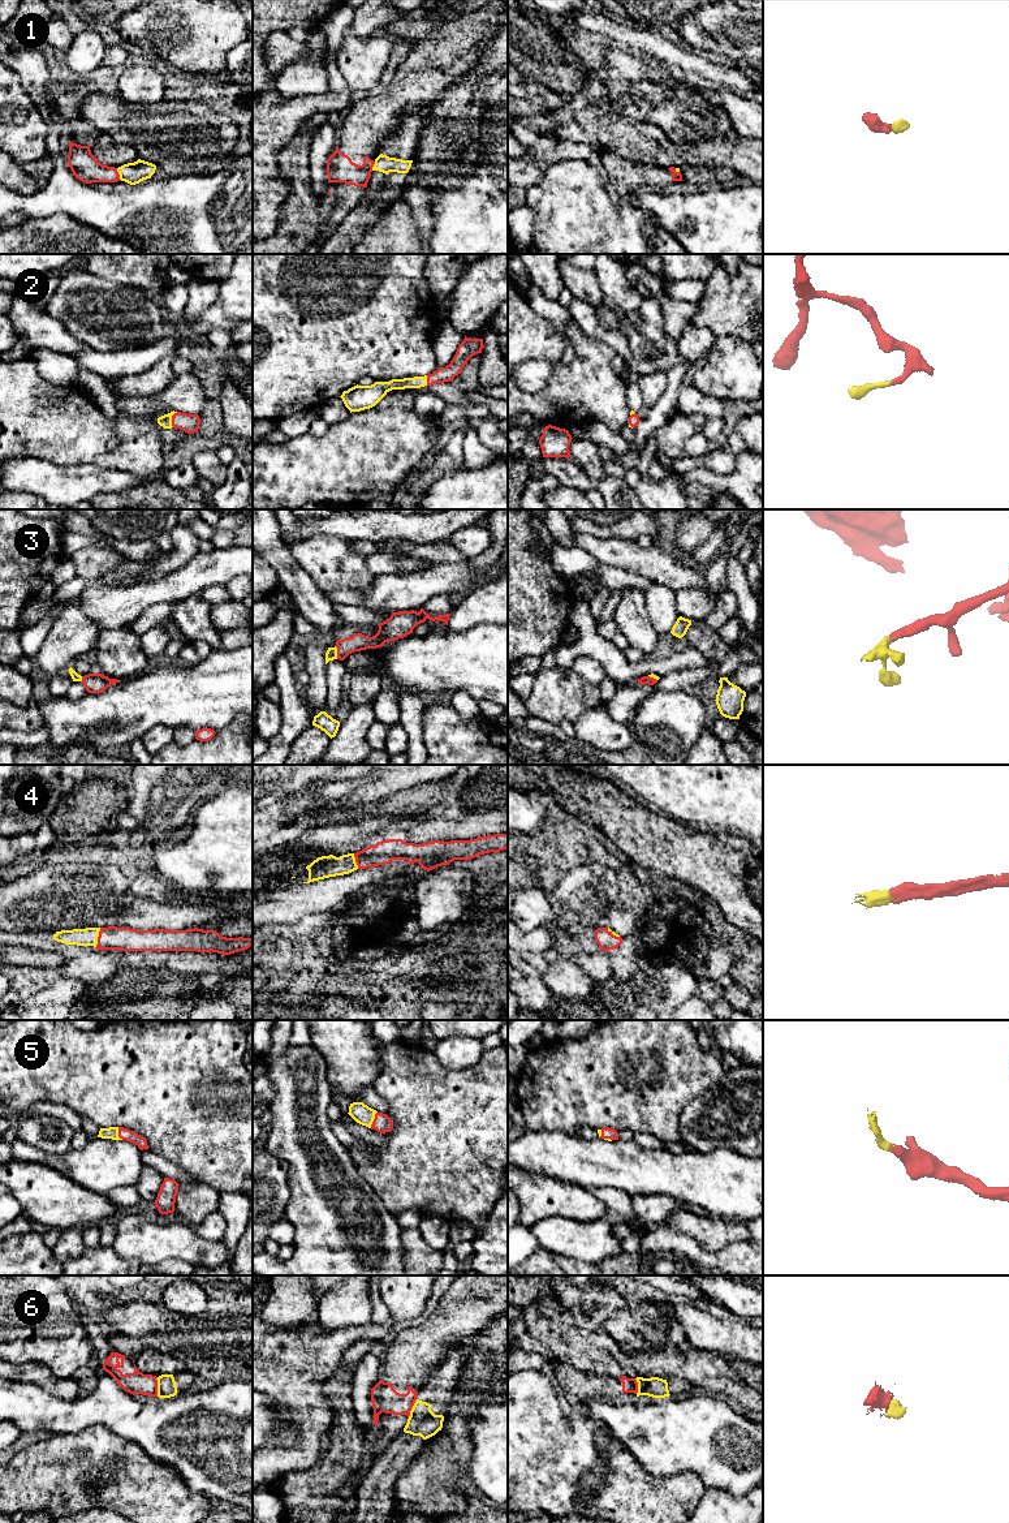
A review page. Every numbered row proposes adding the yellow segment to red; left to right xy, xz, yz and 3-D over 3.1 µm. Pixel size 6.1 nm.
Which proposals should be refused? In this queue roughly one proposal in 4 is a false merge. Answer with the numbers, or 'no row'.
1, 6

